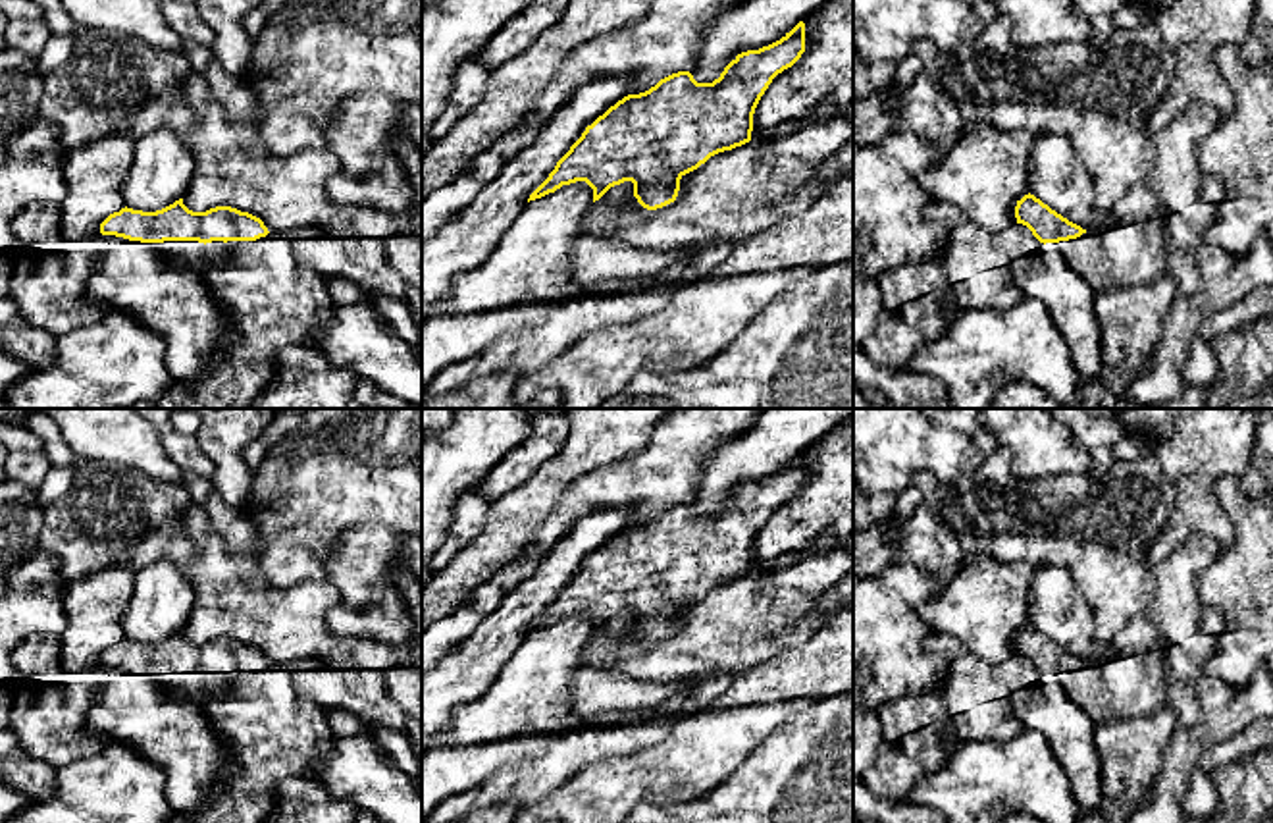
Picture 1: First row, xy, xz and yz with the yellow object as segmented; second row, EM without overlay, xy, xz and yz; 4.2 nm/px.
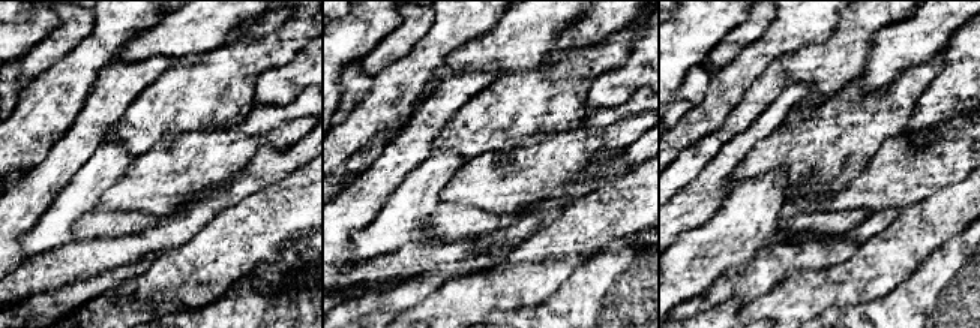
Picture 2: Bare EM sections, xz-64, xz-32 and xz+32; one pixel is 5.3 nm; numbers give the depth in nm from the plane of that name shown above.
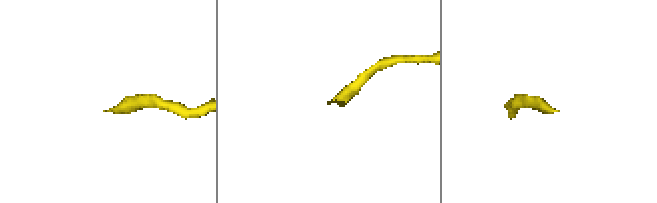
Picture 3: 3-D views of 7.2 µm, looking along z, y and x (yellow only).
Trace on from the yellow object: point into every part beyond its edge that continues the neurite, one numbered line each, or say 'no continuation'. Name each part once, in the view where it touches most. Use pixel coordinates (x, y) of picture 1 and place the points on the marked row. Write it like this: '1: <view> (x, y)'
1: xy (187, 253)

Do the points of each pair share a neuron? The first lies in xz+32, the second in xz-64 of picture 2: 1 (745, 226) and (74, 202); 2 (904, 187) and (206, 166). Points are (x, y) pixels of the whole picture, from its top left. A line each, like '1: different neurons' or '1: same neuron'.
1: same neuron
2: same neuron

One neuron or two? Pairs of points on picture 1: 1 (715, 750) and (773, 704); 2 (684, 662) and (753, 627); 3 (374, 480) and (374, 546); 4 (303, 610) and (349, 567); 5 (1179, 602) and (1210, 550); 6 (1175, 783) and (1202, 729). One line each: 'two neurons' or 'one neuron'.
1: one neuron
2: one neuron
3: two neurons
4: two neurons
5: one neuron
6: one neuron

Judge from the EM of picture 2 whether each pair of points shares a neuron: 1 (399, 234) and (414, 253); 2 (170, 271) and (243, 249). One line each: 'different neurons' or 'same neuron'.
1: different neurons
2: same neuron

